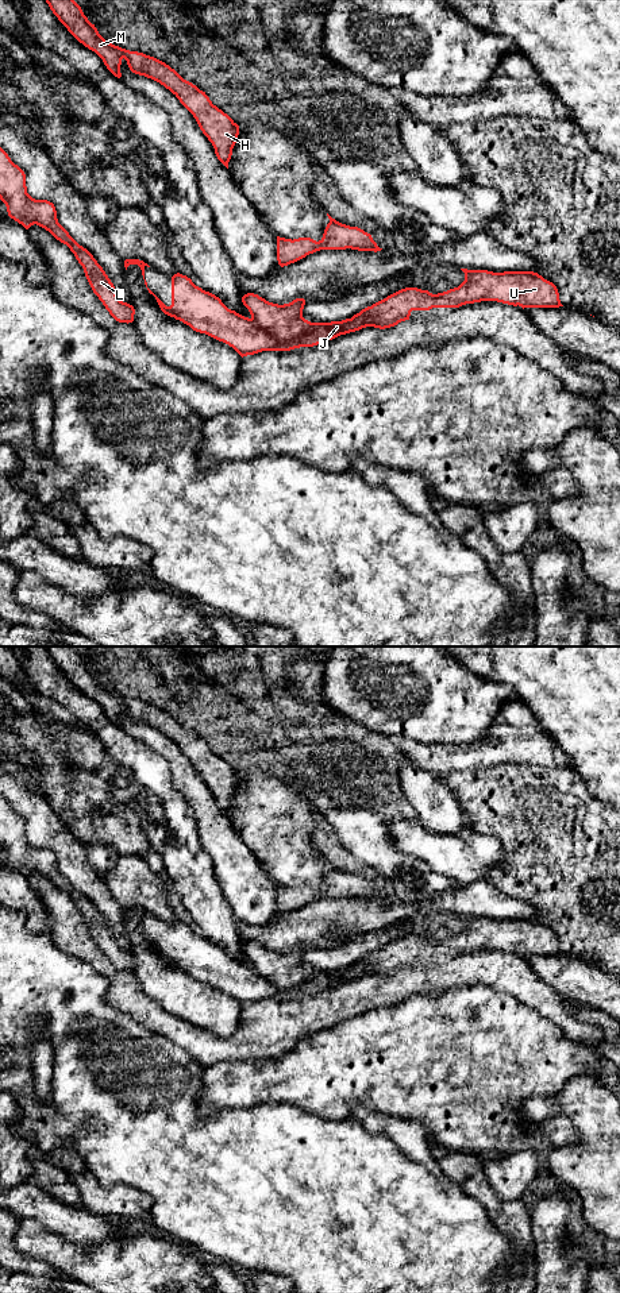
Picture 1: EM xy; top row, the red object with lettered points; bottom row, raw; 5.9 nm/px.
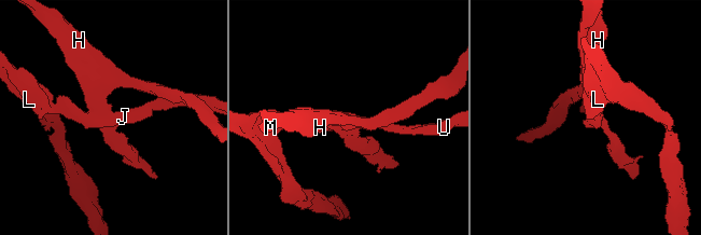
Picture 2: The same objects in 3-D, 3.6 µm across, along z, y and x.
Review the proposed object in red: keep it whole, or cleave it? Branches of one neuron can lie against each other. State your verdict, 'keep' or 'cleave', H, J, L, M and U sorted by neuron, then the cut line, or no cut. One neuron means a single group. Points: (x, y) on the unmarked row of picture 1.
cleave; groups H M / J L U; cut xy (250, 967), (278, 988), (293, 988), (311, 977)

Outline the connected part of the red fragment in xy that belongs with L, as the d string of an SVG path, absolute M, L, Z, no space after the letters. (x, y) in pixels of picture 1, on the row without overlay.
M1 795L0 848L5 852L8 864L26 877L36 872L70 896L82 914L93 941L116 969L127 972L134 969L134 954L118 946L113 931L93 903L58 871L54 852L47 848L35 848L27 841L24 819L11 808Z

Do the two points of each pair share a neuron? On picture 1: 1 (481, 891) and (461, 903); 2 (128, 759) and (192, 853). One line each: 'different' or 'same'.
1: same
2: same

